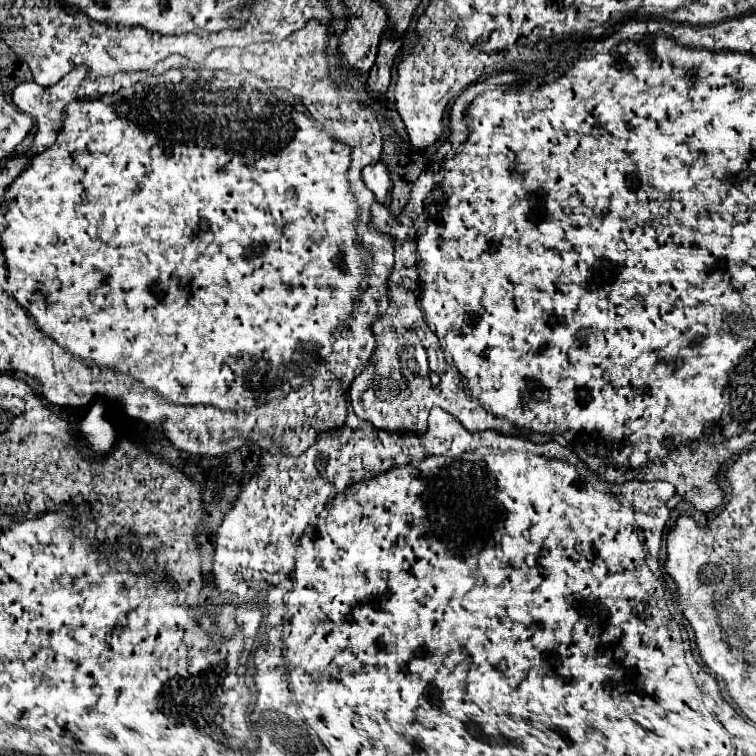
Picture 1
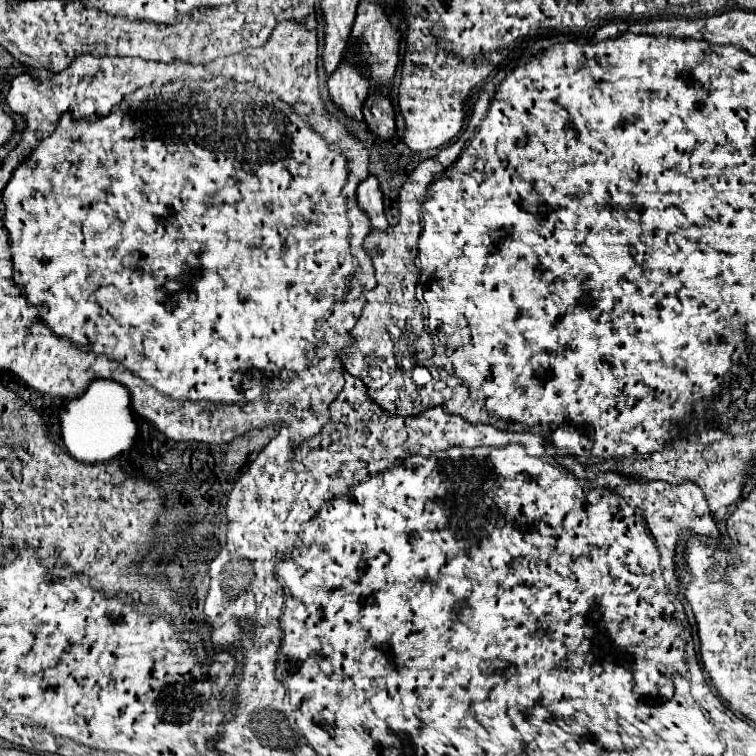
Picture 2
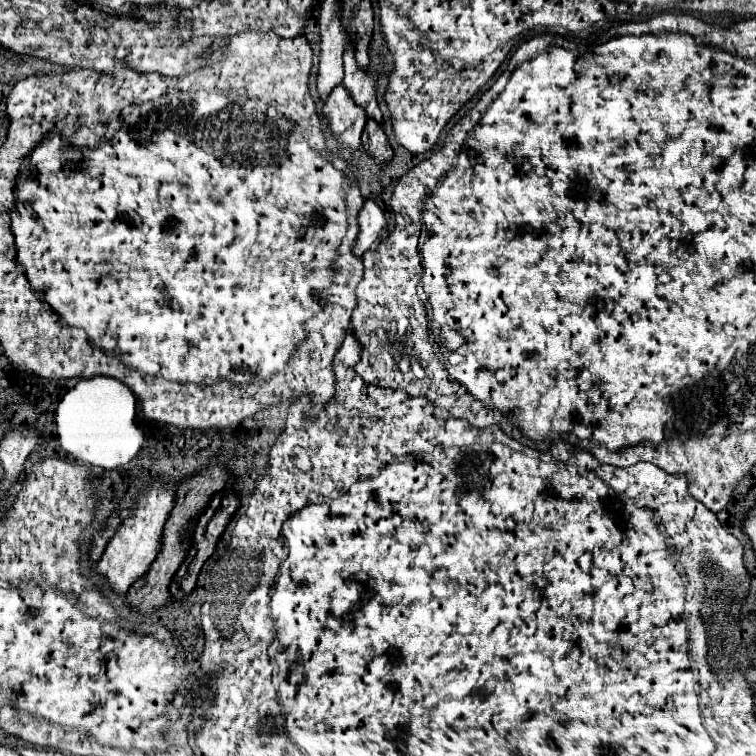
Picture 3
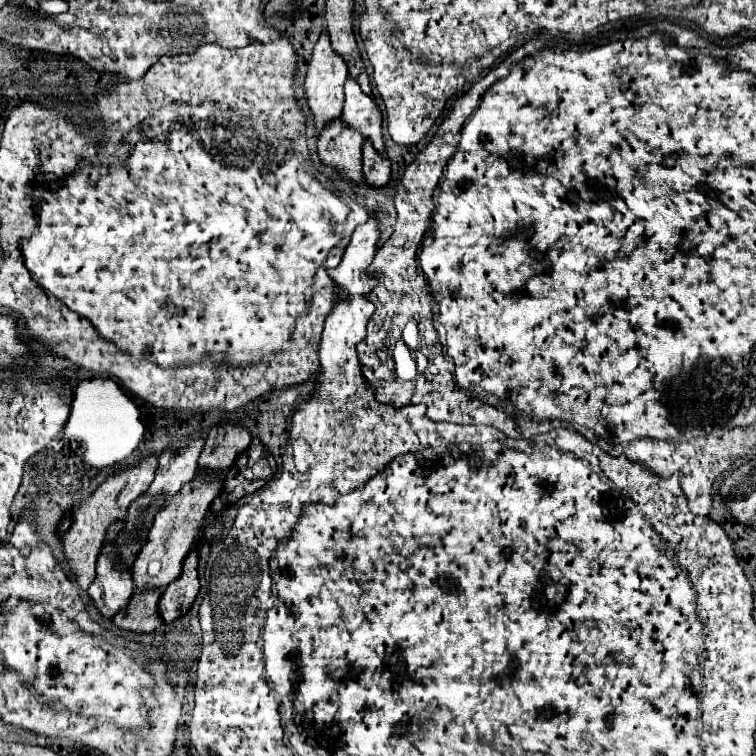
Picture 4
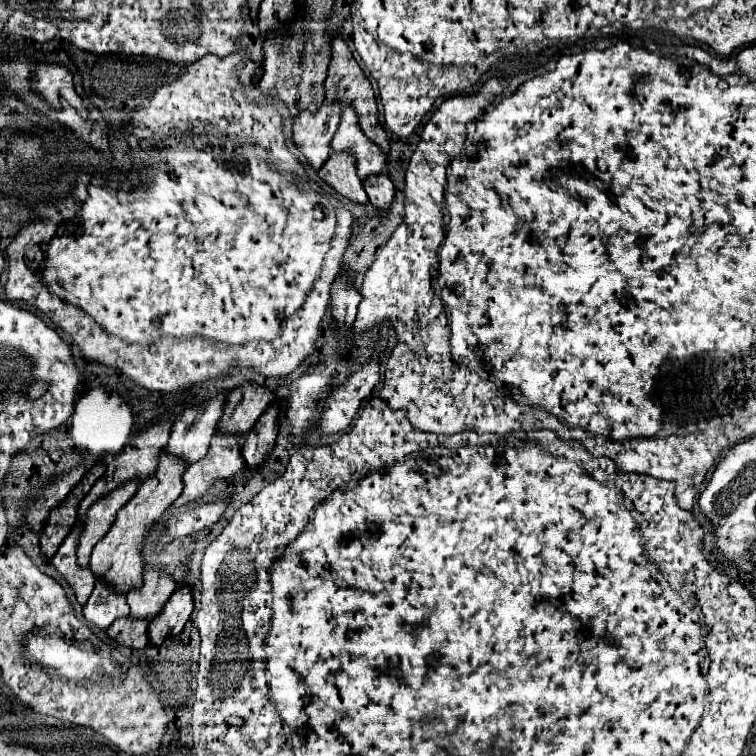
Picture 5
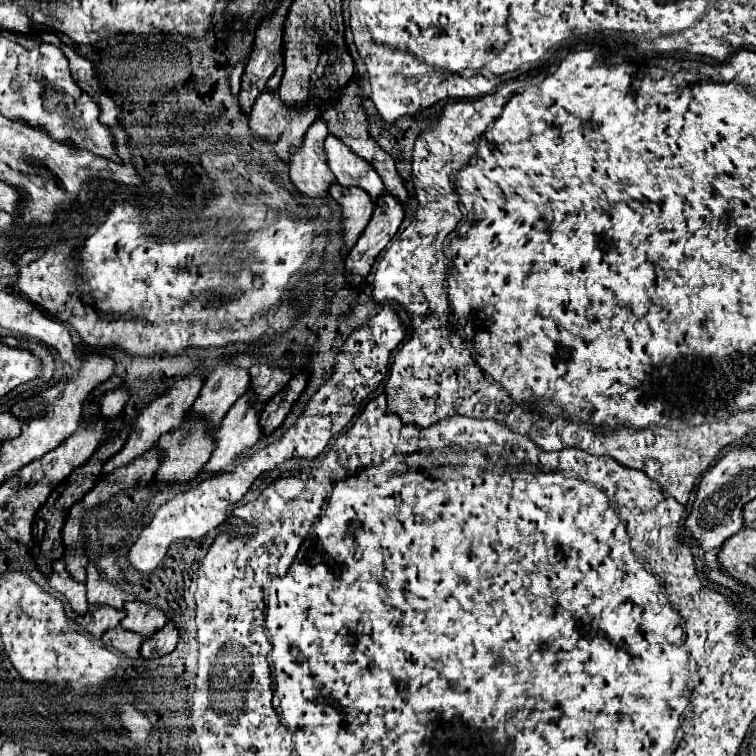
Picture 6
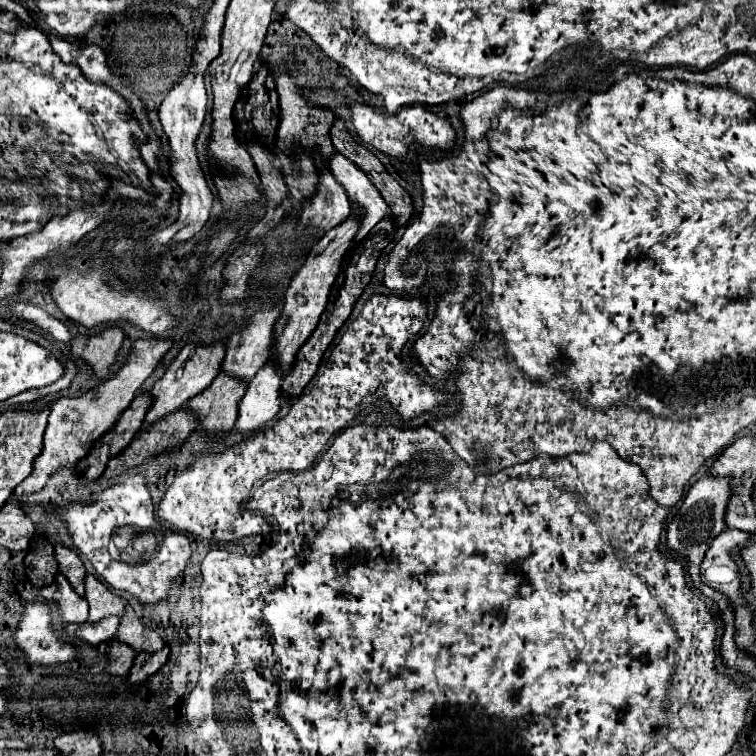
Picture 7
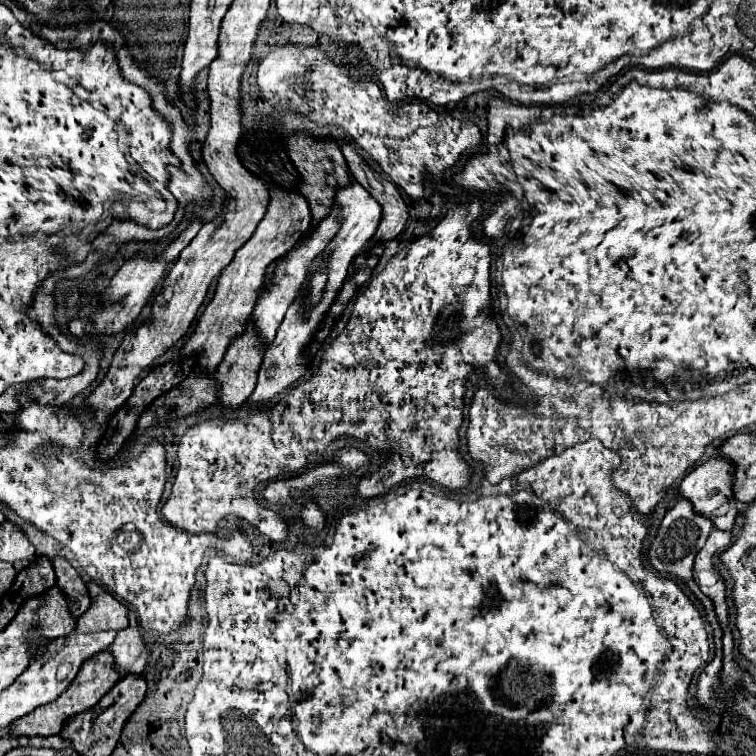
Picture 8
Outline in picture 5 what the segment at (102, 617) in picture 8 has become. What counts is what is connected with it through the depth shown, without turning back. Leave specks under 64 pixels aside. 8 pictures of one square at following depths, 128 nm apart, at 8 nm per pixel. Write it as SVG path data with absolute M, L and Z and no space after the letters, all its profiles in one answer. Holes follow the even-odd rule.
M160 452L158 468L152 478L146 478L136 496L118 512L110 532L94 546L90 556L90 570L98 580L104 580L110 588L114 588L118 594L126 594L134 588L142 586L142 542L150 526L162 516L162 512L182 494L182 474L188 468L182 458L174 458L174 454Z

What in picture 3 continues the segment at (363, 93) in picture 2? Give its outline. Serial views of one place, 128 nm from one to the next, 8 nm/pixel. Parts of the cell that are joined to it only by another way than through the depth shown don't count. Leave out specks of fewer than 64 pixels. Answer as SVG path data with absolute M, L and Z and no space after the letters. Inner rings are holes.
M336 86L332 90L322 112L328 118L330 130L340 140L340 144L348 150L360 150L360 134L366 126L366 114L350 100L344 86Z

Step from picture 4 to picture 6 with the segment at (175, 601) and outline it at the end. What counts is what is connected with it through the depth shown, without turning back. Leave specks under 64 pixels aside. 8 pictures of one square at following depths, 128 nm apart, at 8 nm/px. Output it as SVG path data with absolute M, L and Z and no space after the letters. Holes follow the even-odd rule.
M168 622L162 630L158 630L152 638L148 638L142 644L140 656L142 658L148 658L148 660L166 656L166 654L170 654L176 648L176 644L178 644L178 630L174 628L172 622Z

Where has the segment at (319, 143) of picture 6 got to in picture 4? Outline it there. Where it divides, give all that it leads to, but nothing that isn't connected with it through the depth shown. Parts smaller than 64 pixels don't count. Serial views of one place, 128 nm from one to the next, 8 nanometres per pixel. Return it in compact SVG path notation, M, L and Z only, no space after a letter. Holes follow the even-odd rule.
M322 32L318 44L314 46L314 54L312 60L308 62L308 72L306 72L306 80L304 80L304 90L306 90L306 100L310 106L310 112L314 116L314 128L316 128L316 136L320 136L320 132L336 118L342 116L342 106L344 106L344 82L348 78L348 70L346 64L342 62L342 58L332 50L330 46L330 38L326 32Z

